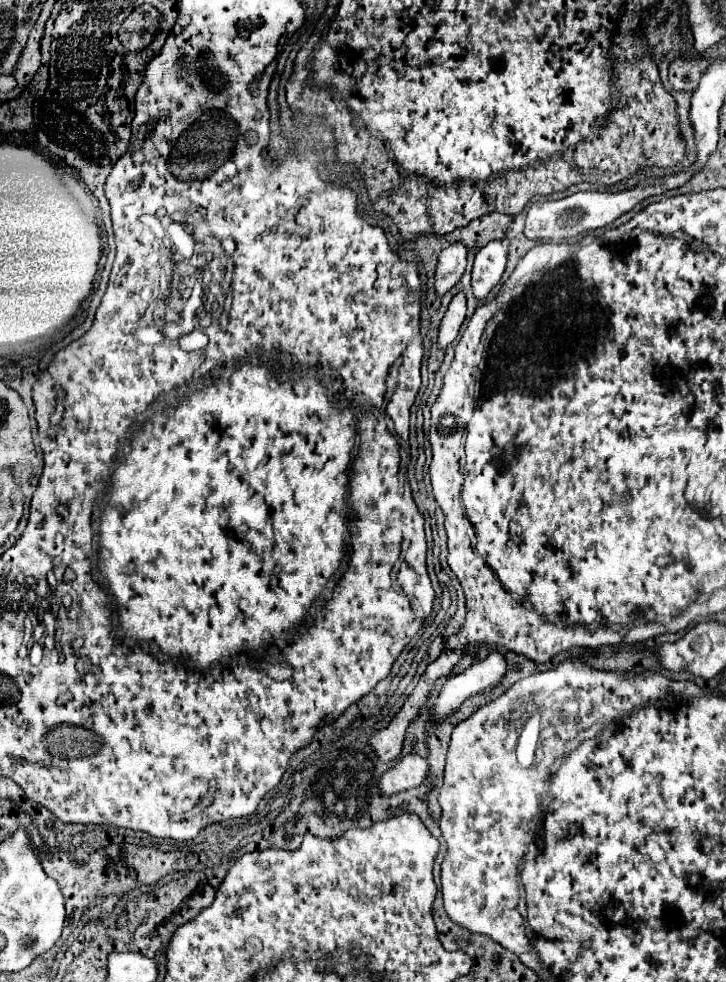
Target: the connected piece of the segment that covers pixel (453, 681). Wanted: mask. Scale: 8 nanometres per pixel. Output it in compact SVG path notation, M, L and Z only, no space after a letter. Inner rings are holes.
M490 652L488 658L474 662L468 670L462 674L450 678L442 690L440 696L434 702L434 708L430 710L432 718L444 718L450 712L454 712L466 698L482 692L484 688L490 688L502 680L506 672L506 660L500 652Z

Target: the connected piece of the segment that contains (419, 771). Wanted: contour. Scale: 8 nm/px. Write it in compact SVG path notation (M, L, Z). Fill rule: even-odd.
M418 754L404 756L396 766L392 766L388 772L380 778L380 788L384 794L396 794L402 790L410 790L420 786L430 772L430 764L426 758Z

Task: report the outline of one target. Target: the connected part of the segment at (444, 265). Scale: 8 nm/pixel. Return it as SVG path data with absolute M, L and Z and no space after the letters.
M454 242L452 246L440 252L438 268L436 268L436 282L434 282L438 296L446 294L462 278L464 268L466 268L466 254L468 254L468 248L458 242Z

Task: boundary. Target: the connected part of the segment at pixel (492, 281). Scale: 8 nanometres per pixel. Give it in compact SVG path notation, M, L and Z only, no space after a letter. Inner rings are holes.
M492 240L476 252L472 266L472 290L476 298L484 300L492 286L500 282L508 260L508 248L508 240Z

